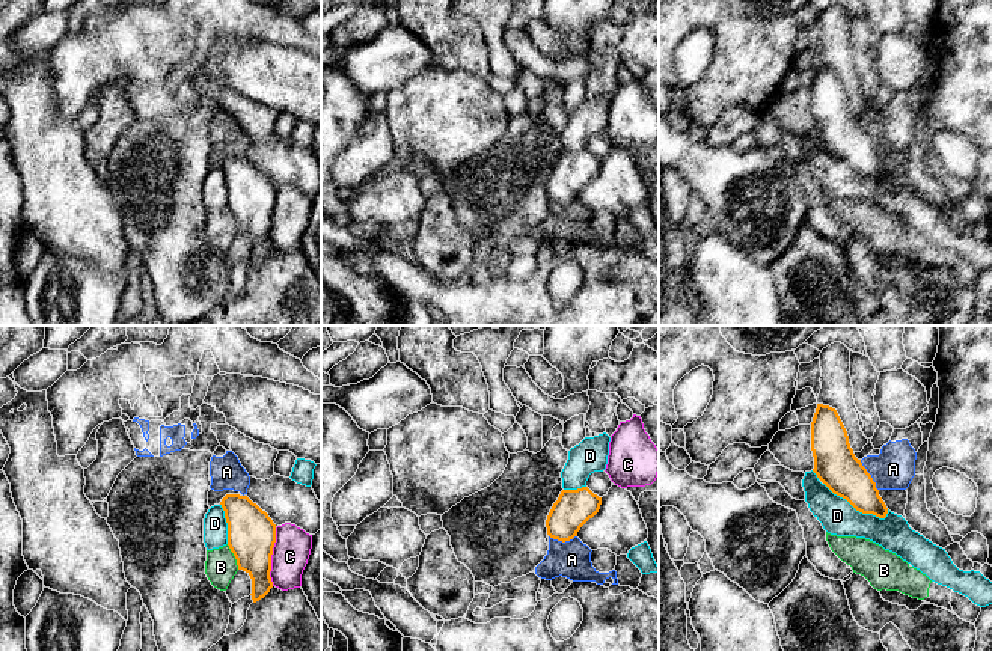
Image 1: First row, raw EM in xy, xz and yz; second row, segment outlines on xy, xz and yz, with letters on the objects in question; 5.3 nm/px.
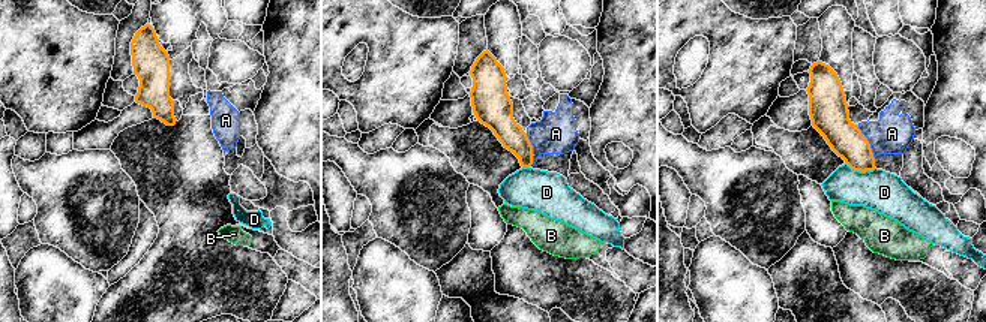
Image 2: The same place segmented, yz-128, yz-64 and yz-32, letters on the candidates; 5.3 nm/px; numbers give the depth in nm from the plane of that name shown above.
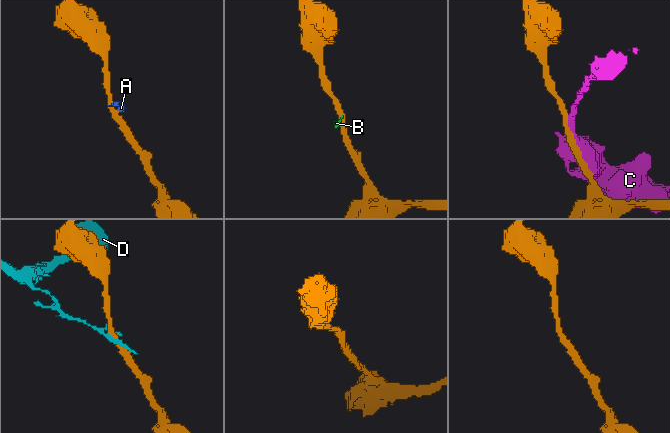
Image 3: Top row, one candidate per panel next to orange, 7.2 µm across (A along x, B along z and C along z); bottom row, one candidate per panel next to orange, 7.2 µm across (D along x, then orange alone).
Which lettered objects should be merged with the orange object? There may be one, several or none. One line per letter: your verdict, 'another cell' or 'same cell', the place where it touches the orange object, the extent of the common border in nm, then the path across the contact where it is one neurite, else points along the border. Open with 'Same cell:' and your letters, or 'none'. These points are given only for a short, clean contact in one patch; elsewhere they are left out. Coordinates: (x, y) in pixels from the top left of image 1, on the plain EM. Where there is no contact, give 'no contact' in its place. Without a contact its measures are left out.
Same cell: none
A: another cell; contact yz (870, 137); length 190 nm; border yz (860, 122), (878, 152)
B: another cell; contact xy (234, 217); length 150 nm
C: another cell; contact xy (270, 219); length 320 nm
D: another cell; contact yz (857, 172); length 380 nm

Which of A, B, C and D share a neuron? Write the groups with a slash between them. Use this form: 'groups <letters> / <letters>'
groups A / B / C / D

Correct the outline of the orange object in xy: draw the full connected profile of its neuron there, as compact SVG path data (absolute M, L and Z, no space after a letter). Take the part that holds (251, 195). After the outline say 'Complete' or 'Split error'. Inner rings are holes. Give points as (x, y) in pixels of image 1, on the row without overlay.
M226 157L220 167L228 185L228 208L237 222L238 232L250 238L250 258L256 265L273 250L270 234L276 187L247 158Z. Complete

